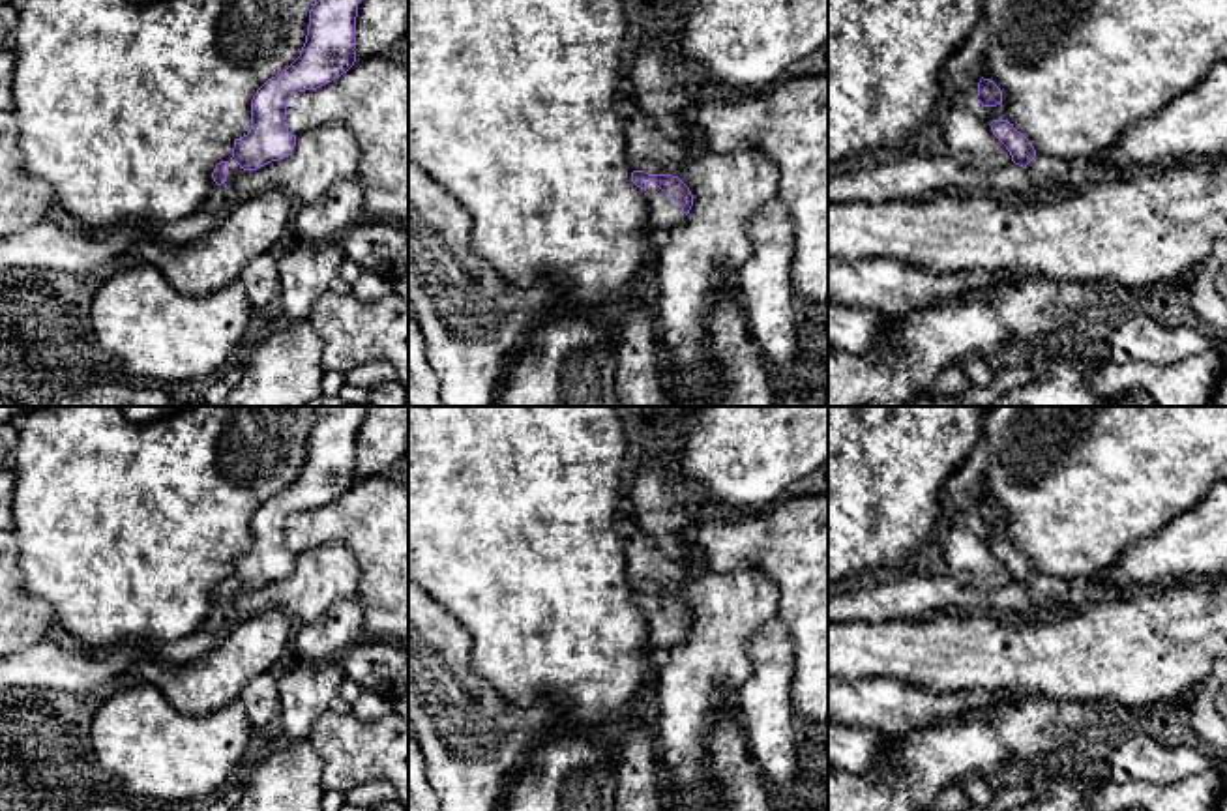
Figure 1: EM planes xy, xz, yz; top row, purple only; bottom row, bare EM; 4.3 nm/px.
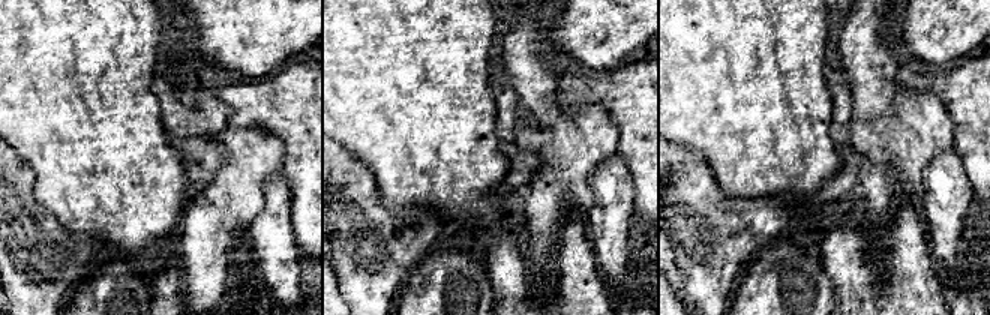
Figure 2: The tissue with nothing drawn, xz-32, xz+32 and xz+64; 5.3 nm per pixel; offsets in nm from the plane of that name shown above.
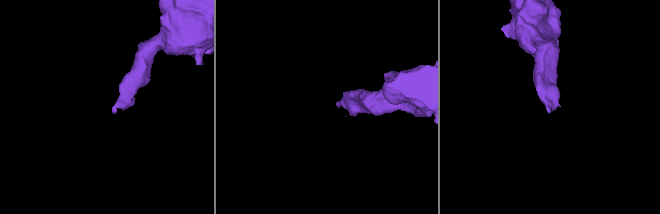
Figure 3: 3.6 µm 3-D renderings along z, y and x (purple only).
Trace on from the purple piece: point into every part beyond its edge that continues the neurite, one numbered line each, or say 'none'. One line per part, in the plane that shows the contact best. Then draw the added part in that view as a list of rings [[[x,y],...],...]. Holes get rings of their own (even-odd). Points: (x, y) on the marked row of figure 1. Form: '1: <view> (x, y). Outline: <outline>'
1: xz (664, 212). Outline: [[[654,182],[646,187],[648,208],[650,208],[650,225],[658,232],[665,232],[671,227],[682,223],[686,214],[682,212],[680,204],[674,202],[665,191],[661,191]]]

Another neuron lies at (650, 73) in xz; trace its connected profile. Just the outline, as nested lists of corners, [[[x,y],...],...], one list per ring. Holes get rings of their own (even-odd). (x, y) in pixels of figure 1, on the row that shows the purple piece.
[[[648,36],[631,43],[626,79],[635,103],[654,118],[656,127],[680,142],[689,127],[697,127],[702,94],[676,77],[678,62],[676,47],[667,49],[665,36]]]

